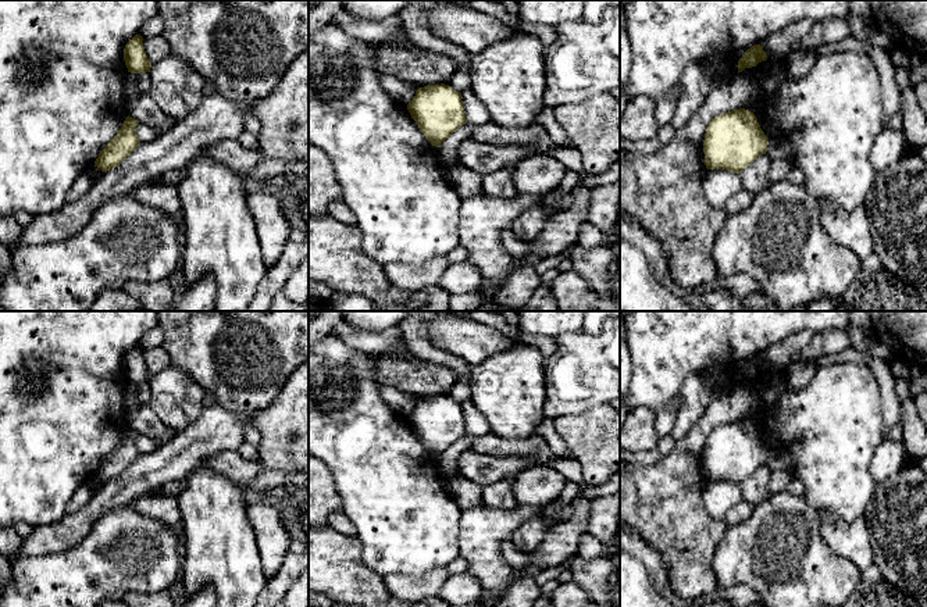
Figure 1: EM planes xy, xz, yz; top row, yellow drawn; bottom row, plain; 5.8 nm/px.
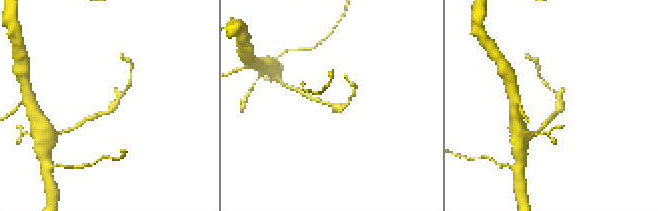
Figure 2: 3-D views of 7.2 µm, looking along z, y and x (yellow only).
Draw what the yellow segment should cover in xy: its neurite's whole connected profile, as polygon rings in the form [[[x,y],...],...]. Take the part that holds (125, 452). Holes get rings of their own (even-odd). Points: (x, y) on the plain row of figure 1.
[[[128,426],[117,446],[100,463],[95,478],[107,483],[120,476],[140,456],[135,440],[138,435],[138,431]]]

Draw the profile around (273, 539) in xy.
[[[254,497],[247,508],[247,518],[256,535],[261,568],[270,579],[285,560],[290,536],[274,503]]]

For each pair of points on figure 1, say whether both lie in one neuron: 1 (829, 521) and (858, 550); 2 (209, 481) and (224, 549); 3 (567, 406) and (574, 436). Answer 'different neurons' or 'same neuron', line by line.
1: same neuron
2: same neuron
3: different neurons

